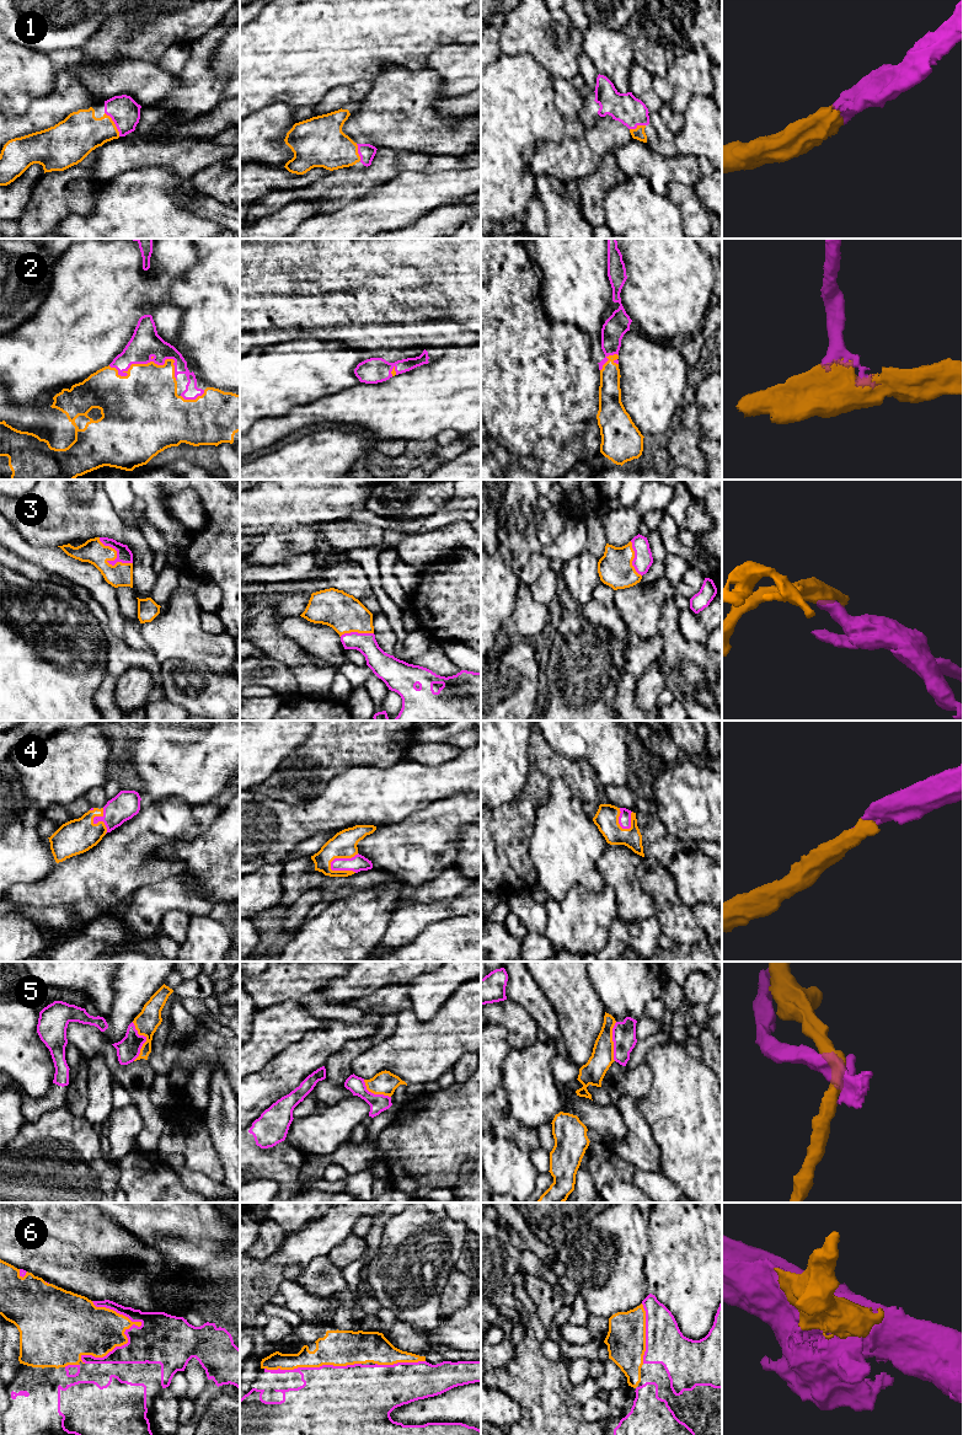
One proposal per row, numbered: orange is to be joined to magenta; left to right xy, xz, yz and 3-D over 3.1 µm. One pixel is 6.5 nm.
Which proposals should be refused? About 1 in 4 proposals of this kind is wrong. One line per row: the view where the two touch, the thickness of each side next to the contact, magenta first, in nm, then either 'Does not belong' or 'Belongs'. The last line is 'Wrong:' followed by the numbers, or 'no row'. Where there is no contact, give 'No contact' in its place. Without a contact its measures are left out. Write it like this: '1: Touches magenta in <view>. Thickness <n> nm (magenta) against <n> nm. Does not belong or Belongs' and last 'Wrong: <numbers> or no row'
1: Touches magenta in xy. Thickness 190 nm (magenta) against 280 nm. Belongs
2: Touches magenta in xy. Thickness 200 nm (magenta) against 400 nm. Belongs
3: Touches magenta in xy. Thickness 100 nm (magenta) against 160 nm. Belongs
4: Touches magenta in xz. Thickness 110 nm (magenta) against 180 nm. Belongs
5: Touches magenta in xy. Thickness 160 nm (magenta) against 160 nm. Does not belong
6: Touches magenta in xy. Thickness 280 nm (magenta) against 340 nm. Belongs
Wrong: 5

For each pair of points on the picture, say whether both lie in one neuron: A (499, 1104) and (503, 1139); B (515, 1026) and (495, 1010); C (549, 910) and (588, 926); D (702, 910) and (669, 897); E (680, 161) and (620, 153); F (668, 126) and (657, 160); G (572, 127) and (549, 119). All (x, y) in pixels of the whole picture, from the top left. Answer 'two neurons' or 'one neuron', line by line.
A: one neuron
B: one neuron
C: one neuron
D: two neurons
E: one neuron
F: two neurons
G: two neurons

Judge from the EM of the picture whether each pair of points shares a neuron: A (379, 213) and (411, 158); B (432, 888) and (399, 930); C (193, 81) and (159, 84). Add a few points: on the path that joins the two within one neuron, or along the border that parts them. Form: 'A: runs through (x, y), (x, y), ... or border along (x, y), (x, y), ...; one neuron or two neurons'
A: border along (423, 171), (405, 170), (376, 186); two neurons
B: border along (449, 897), (432, 901), (401, 904); two neurons
C: border along (176, 75), (177, 84), (158, 102); two neurons

